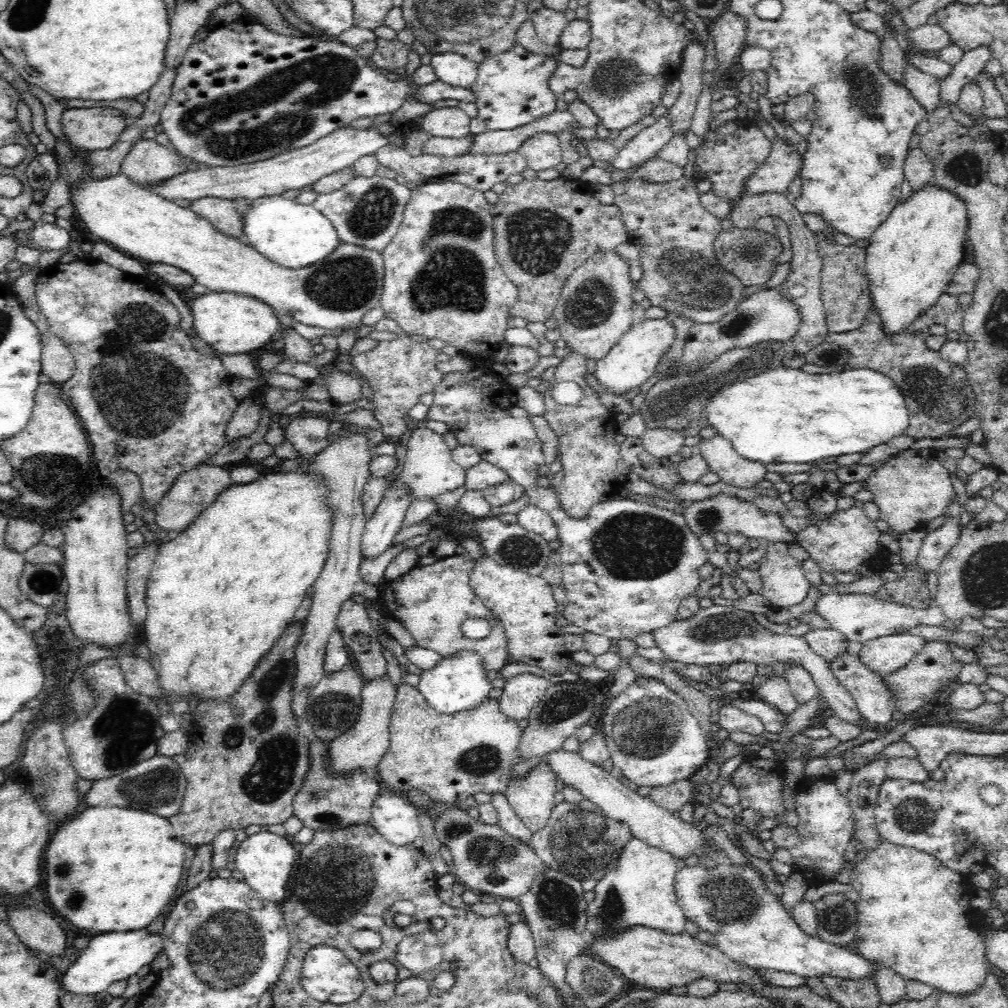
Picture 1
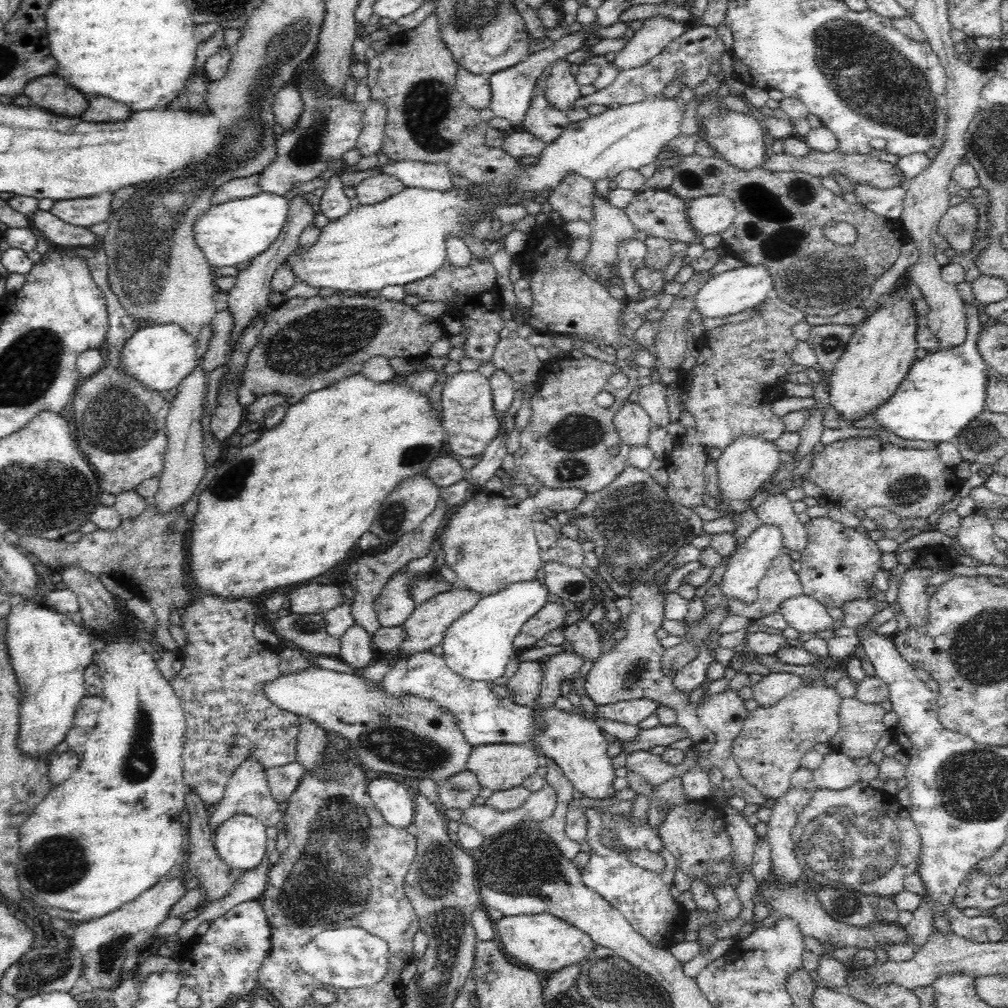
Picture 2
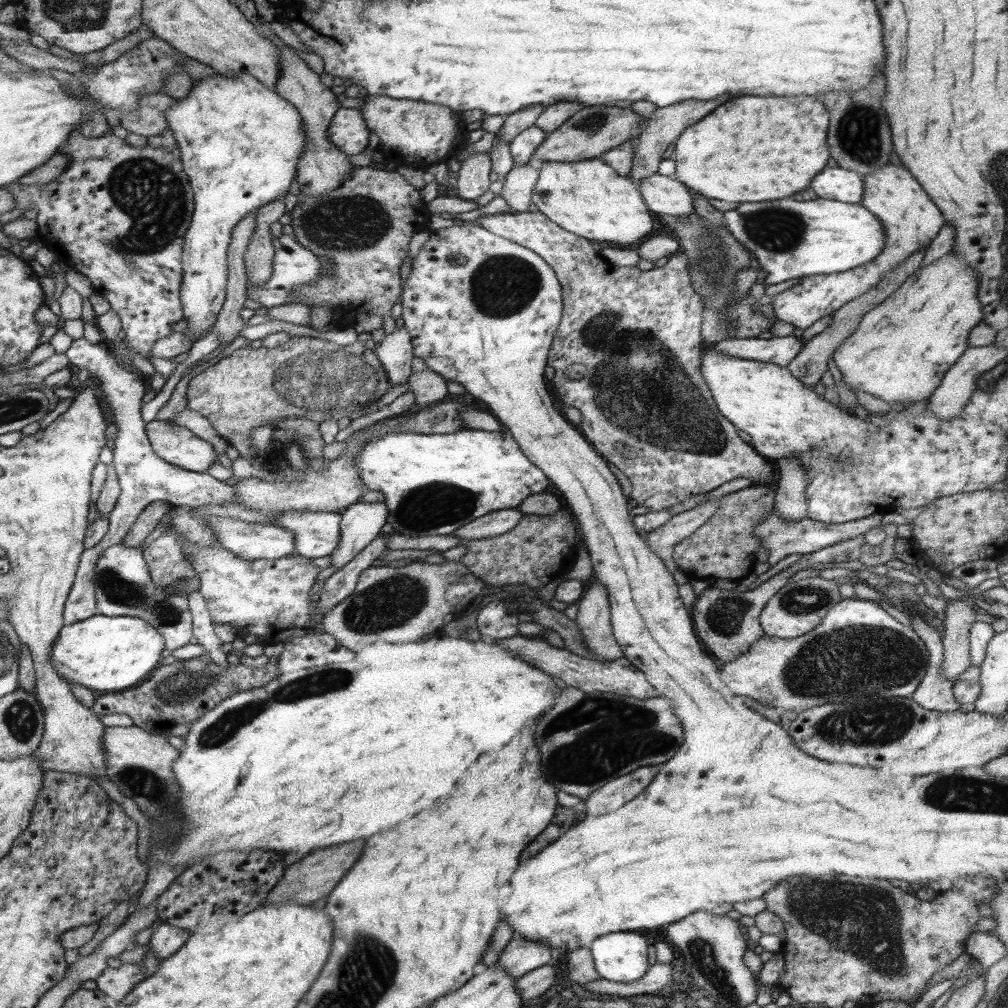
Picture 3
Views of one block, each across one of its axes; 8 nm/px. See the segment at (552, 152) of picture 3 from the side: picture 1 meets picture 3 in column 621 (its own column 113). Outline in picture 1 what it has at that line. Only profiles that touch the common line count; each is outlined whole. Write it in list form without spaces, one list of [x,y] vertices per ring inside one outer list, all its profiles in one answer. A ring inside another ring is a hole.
[[[64,108],[60,120],[72,148],[84,152],[112,148],[130,124],[128,116],[114,108]]]

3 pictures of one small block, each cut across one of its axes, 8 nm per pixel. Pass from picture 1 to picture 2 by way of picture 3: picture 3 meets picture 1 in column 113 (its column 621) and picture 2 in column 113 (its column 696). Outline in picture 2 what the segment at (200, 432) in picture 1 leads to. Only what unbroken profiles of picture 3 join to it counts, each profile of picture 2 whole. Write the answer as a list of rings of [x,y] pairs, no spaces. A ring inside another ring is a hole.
[[[72,248],[74,256],[84,258],[96,286],[102,290],[106,298],[108,310],[108,334],[102,346],[102,354],[106,366],[82,380],[78,384],[74,396],[74,418],[78,424],[78,448],[90,462],[92,470],[100,480],[102,492],[110,492],[114,496],[136,490],[148,478],[156,478],[164,472],[164,454],[168,446],[166,438],[166,422],[172,408],[172,402],[164,400],[160,394],[146,390],[146,386],[138,384],[134,378],[128,378],[120,364],[122,364],[122,348],[124,344],[144,326],[142,320],[134,320],[126,314],[124,306],[120,304],[118,296],[112,292],[108,284],[108,254],[100,248]]]

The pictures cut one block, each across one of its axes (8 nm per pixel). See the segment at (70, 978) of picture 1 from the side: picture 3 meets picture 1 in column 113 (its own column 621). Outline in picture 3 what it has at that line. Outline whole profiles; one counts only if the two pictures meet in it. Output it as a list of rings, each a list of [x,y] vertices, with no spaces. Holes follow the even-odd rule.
[[[615,932],[595,938],[589,946],[599,978],[619,984],[639,982],[651,964],[647,962],[647,940],[635,932]]]

